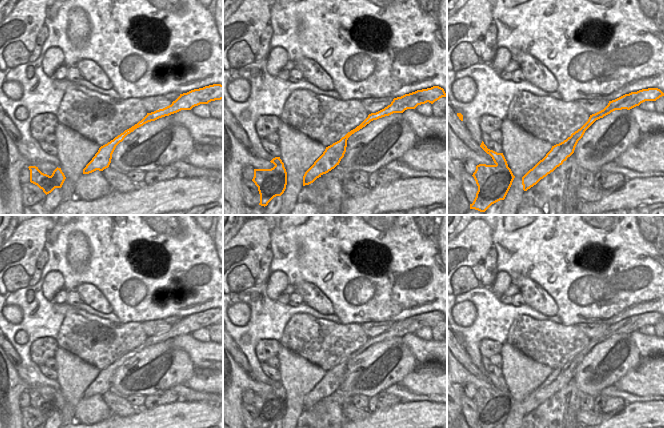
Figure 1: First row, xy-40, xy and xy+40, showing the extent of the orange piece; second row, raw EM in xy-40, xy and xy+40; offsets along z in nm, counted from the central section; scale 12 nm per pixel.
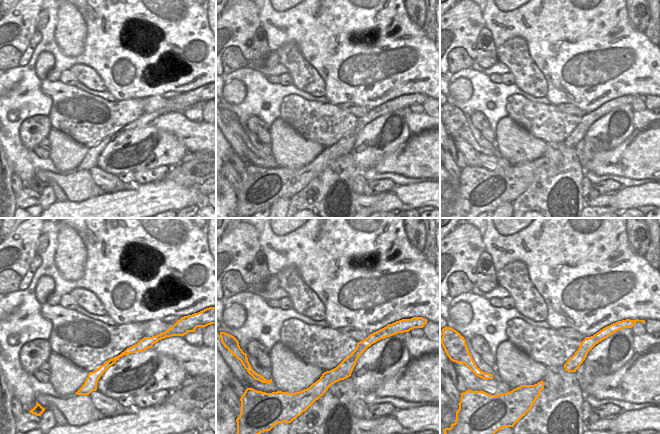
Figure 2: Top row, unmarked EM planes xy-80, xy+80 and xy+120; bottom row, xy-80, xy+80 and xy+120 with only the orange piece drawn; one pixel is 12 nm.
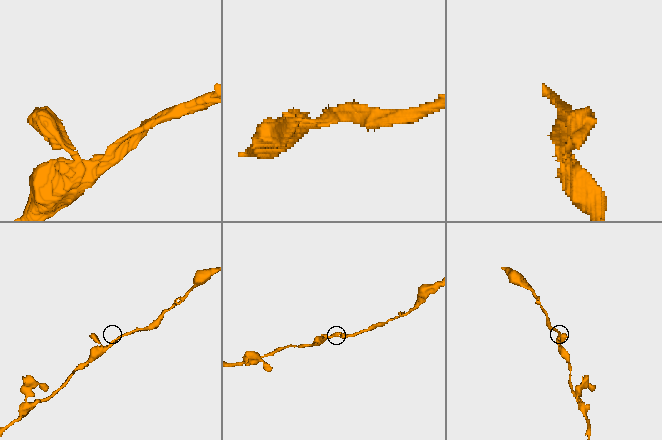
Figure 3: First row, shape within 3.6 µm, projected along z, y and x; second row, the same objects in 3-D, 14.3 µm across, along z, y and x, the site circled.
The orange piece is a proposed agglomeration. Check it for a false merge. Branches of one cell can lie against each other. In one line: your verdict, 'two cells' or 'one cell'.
two cells

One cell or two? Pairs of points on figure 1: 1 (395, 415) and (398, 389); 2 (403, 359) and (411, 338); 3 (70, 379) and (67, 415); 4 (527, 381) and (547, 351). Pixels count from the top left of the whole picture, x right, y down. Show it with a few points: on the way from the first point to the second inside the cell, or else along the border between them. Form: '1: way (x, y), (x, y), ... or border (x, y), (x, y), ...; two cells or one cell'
1: border (425, 400), (401, 401); two cells
2: border (401, 337), (418, 363); two cells
3: way (70, 388), (69, 406); one cell
4: border (519, 350), (552, 369); two cells

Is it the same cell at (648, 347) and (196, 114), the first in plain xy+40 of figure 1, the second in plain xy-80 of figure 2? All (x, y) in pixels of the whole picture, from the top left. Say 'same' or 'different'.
different

